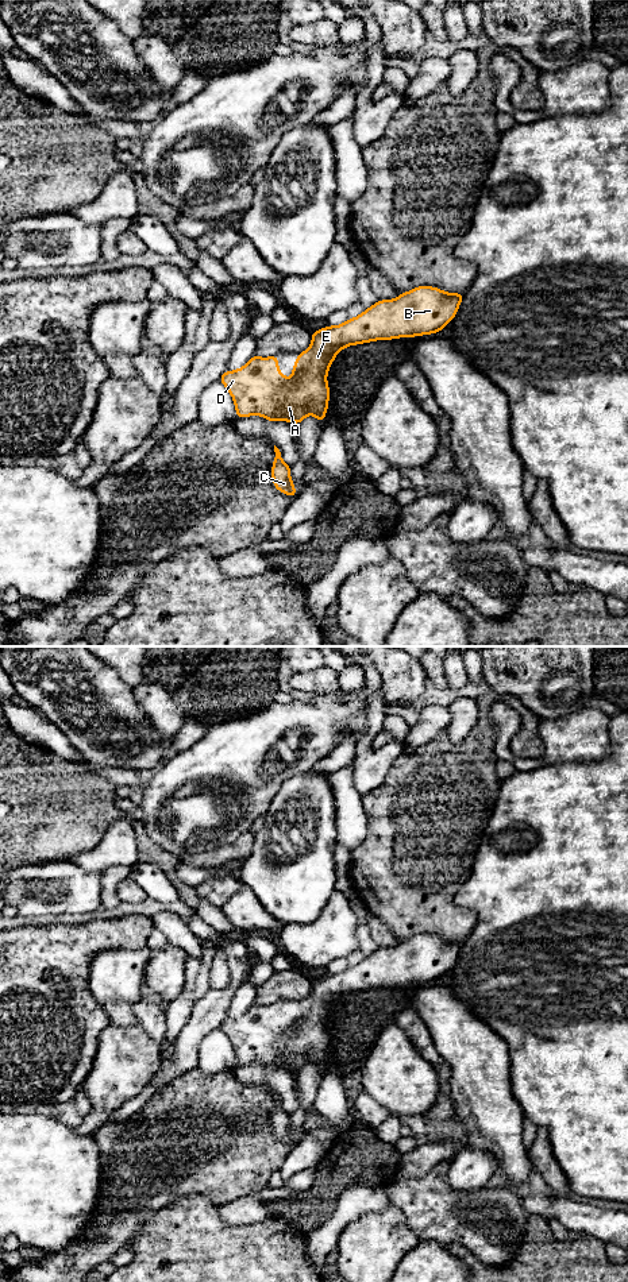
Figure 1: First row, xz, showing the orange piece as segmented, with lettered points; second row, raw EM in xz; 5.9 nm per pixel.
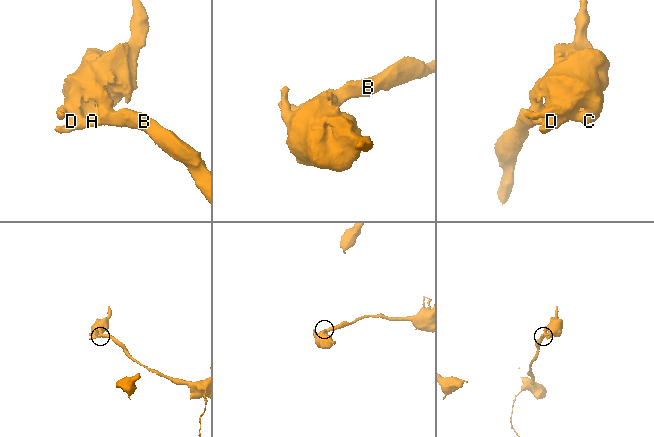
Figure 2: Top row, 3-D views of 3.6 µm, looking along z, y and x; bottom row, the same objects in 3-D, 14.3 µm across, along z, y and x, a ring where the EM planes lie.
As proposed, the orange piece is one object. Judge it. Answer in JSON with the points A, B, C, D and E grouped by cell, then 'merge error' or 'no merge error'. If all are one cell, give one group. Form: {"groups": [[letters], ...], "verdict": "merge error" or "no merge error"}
{"groups": [["A", "B", "C", "D", "E"]], "verdict": "no merge error"}

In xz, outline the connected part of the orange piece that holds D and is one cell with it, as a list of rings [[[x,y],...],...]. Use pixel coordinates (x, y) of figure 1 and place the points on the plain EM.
[[[417,934],[394,947],[380,947],[355,966],[312,980],[312,991],[305,1000],[297,1001],[290,1024],[282,1024],[278,1004],[253,1004],[242,1016],[224,1019],[220,1030],[230,1039],[236,1065],[262,1063],[267,1069],[293,1069],[296,1074],[308,1063],[315,1063],[321,1071],[328,1057],[330,1035],[325,1024],[335,1004],[344,995],[375,988],[413,985],[442,980],[456,964],[465,941],[446,941],[434,934]]]

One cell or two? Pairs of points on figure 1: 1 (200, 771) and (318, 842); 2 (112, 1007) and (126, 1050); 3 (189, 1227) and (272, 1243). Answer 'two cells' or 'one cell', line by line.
1: two cells
2: two cells
3: one cell

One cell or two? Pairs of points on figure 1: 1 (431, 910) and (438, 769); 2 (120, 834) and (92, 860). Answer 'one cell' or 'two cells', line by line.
1: one cell
2: one cell

